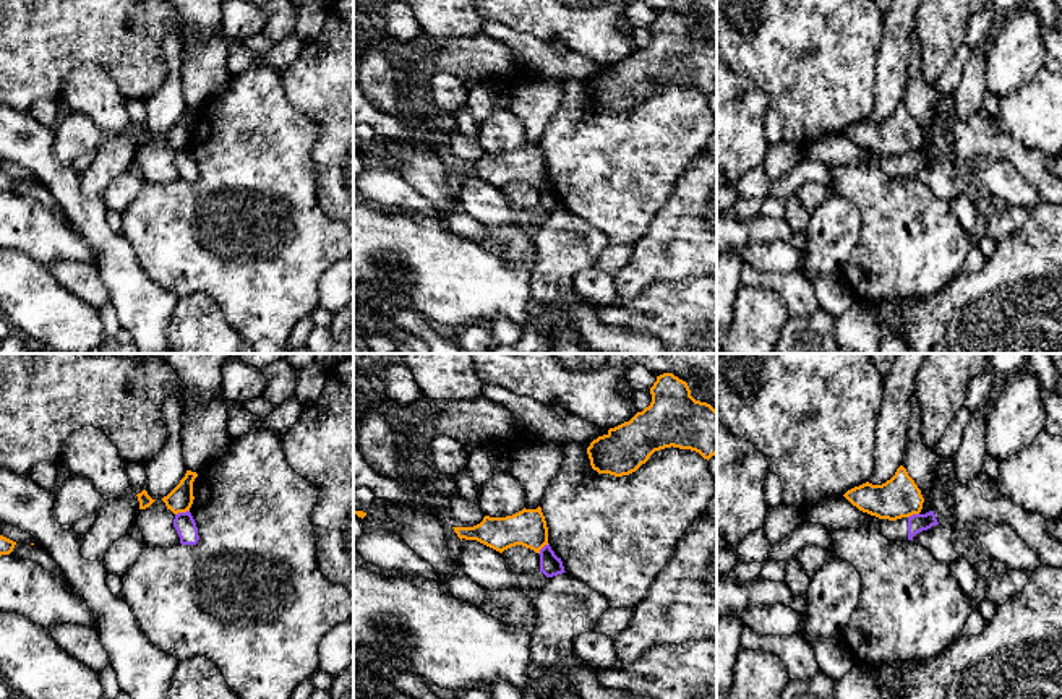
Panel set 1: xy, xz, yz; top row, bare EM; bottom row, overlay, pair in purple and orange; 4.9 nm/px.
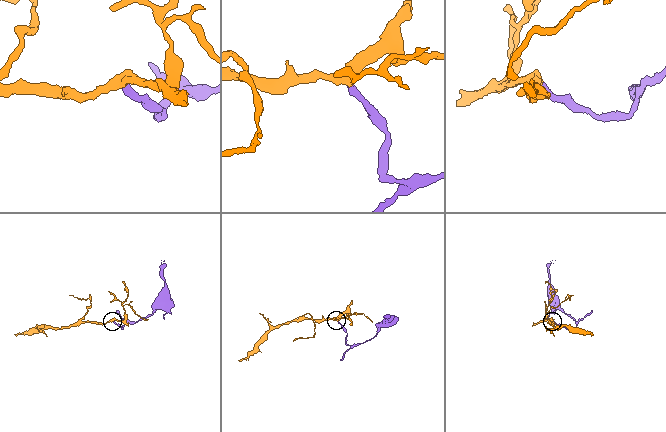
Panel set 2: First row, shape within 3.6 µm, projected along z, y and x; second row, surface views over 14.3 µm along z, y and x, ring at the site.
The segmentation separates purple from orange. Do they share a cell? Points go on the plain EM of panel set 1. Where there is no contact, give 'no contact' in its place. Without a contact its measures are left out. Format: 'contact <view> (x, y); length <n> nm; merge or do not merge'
contact xy (182, 150); length 80 nm; do not merge

